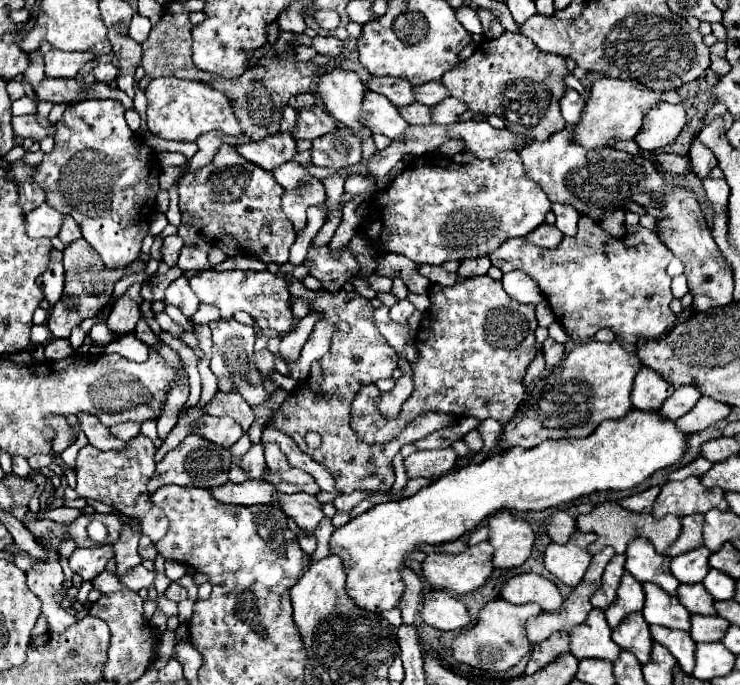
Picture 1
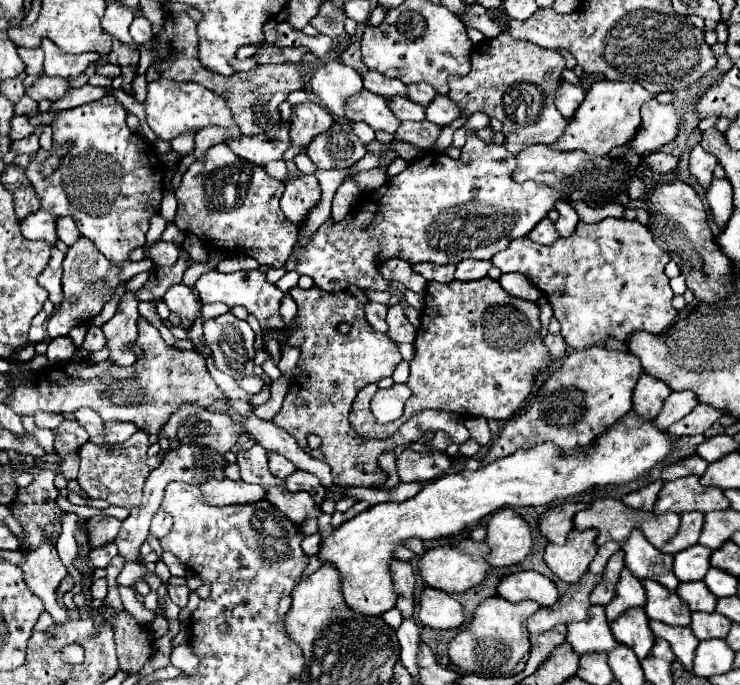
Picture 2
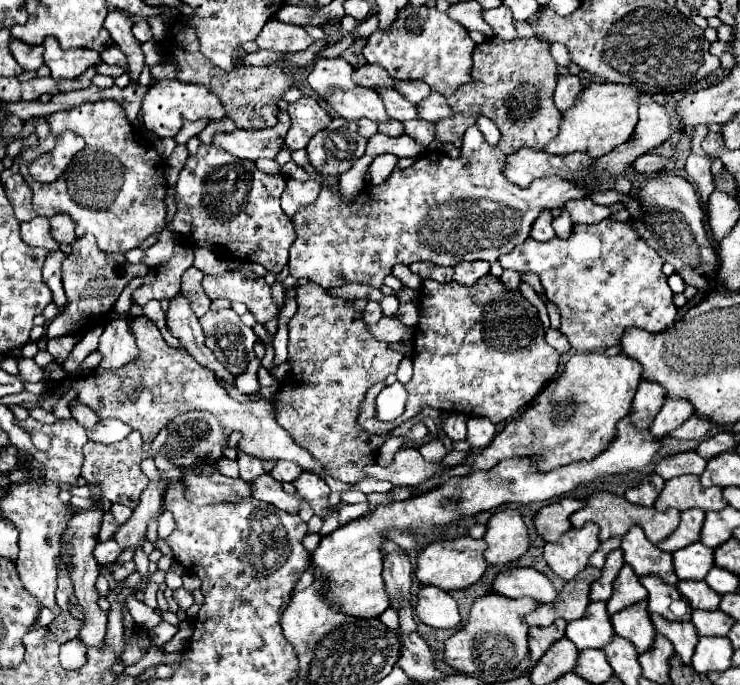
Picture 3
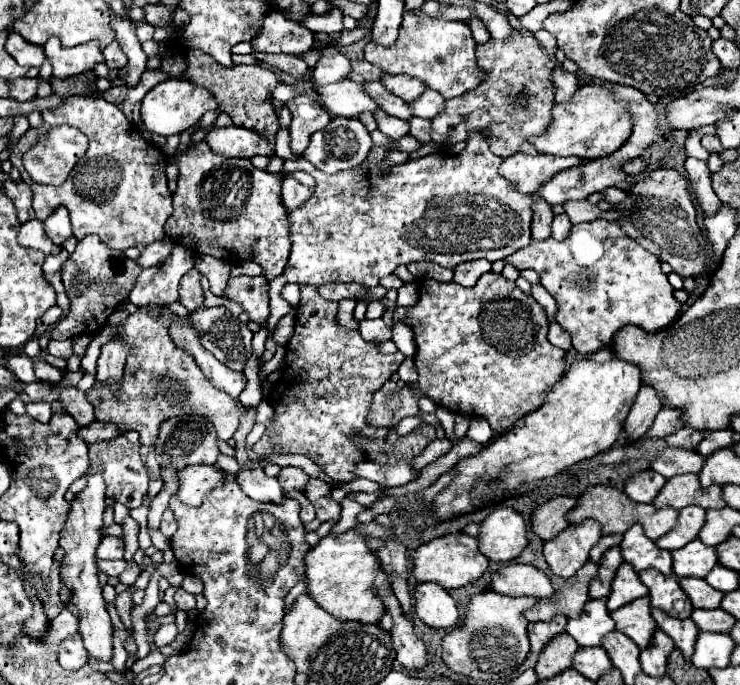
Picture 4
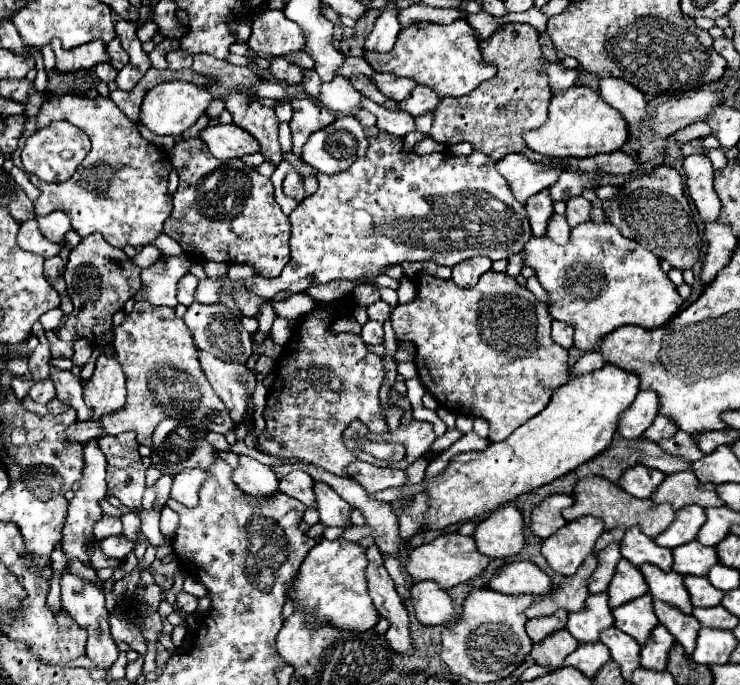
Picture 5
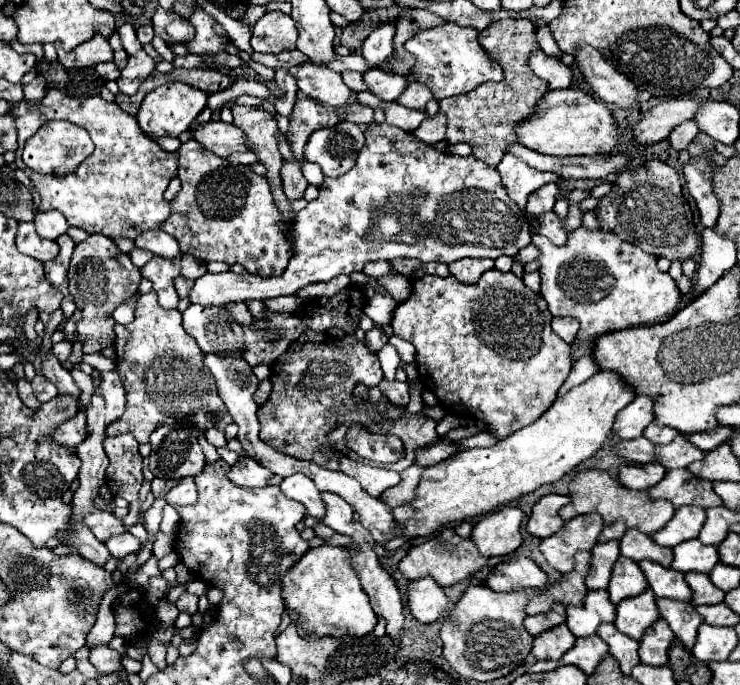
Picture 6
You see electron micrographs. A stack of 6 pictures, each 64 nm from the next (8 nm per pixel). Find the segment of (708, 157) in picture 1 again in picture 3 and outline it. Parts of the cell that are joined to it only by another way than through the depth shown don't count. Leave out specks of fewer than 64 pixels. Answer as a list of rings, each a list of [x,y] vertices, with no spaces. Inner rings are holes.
[[[690,154],[688,160],[686,160],[686,172],[690,174],[692,182],[698,186],[698,194],[700,194],[700,200],[702,204],[706,206],[708,200],[710,200],[710,194],[714,190],[714,184],[712,184],[712,174],[710,174],[710,156],[694,156]]]

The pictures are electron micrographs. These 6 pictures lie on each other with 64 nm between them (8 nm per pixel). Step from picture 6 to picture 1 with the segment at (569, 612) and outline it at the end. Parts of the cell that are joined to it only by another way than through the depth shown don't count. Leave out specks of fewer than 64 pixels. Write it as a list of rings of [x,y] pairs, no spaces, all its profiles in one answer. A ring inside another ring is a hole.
[[[592,608],[588,618],[572,628],[570,632],[570,652],[578,658],[602,658],[614,662],[620,654],[620,646],[610,638],[610,626],[600,608]]]

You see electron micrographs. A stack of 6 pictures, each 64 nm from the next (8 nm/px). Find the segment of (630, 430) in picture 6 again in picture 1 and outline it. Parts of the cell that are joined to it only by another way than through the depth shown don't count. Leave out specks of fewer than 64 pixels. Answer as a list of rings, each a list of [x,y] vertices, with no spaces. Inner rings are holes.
[[[642,366],[632,388],[632,404],[636,410],[654,410],[658,412],[664,398],[668,398],[674,392],[674,388],[658,374],[652,372],[650,368]]]

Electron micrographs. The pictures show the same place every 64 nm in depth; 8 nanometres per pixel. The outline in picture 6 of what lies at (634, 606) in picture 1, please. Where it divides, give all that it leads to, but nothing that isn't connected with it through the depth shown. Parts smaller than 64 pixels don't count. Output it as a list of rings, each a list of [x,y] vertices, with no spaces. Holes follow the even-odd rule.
[[[620,556],[612,568],[612,578],[608,584],[612,604],[618,604],[624,598],[638,596],[646,588],[648,588],[648,582],[646,582],[646,576],[640,572],[640,566],[634,560]]]

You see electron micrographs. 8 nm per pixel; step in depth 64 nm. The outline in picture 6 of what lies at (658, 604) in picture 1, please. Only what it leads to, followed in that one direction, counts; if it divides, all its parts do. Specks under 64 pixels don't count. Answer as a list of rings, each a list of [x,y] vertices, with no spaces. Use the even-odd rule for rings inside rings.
[[[640,560],[638,566],[642,568],[650,588],[658,598],[674,598],[674,600],[690,602],[692,590],[688,588],[684,574],[676,572],[674,568],[662,568],[652,560]]]

